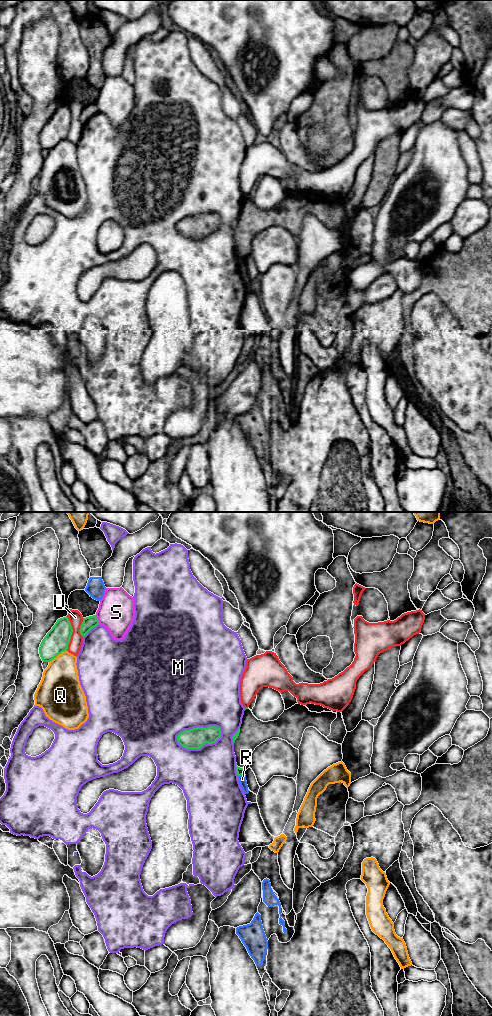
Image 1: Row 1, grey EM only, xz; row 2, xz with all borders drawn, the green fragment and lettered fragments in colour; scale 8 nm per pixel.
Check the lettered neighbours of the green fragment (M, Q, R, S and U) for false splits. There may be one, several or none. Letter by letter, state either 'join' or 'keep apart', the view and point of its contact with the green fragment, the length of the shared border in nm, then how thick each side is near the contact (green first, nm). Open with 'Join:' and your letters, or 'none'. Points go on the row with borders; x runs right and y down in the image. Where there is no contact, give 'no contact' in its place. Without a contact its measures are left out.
Join: none
M: keep apart; contact xz (197, 727); length 380 nm; calibres 170 and 500 nm
Q: keep apart; contact xz (57, 655); length 170 nm; calibres 200 and 320 nm
R: keep apart; contact xz (241, 774); length 70 nm; calibres 60 and 60 nm
S: keep apart; contact xz (97, 619); length 80 nm; calibres 100 and 280 nm
U: keep apart; contact xz (71, 633); length 280 nm; calibres 200 and 110 nm

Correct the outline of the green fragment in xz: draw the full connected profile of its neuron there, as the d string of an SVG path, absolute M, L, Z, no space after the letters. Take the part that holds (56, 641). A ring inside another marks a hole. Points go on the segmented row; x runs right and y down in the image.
M68 617L57 620L42 640L39 654L43 662L50 662L62 652L67 651L73 629Z

